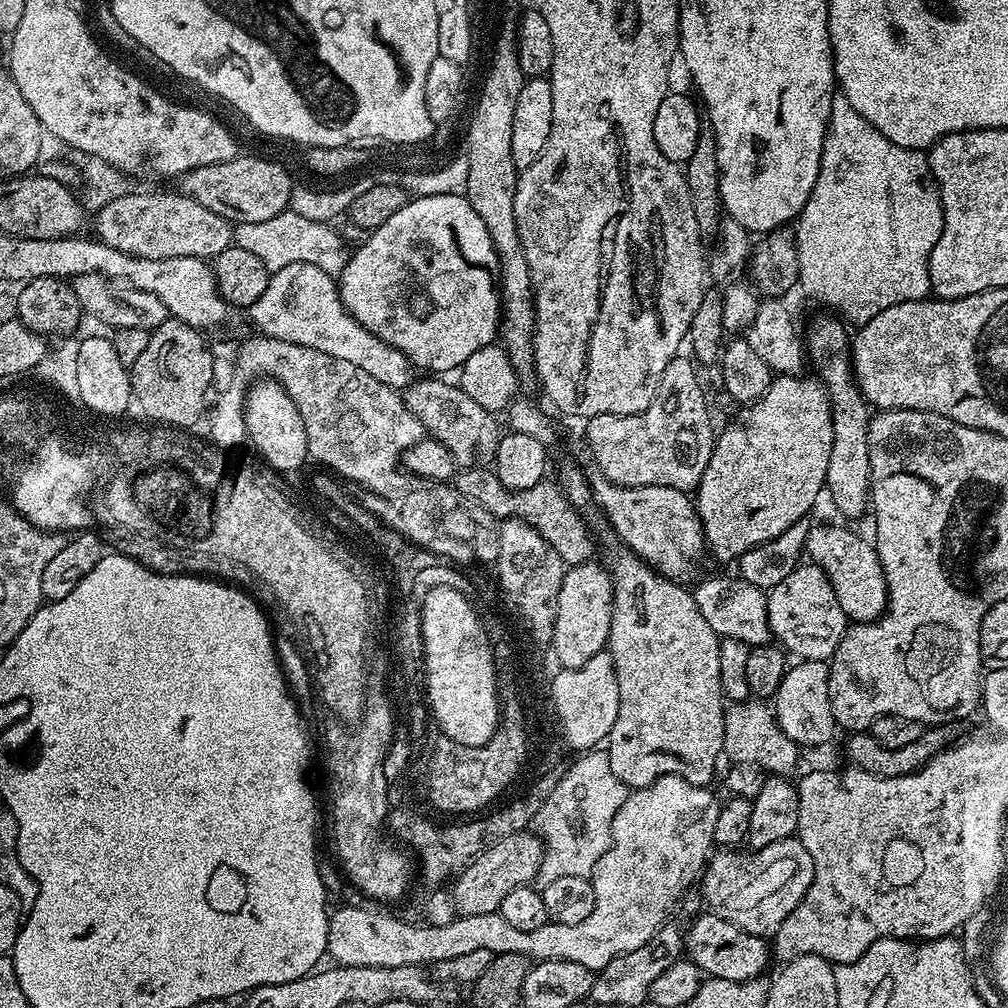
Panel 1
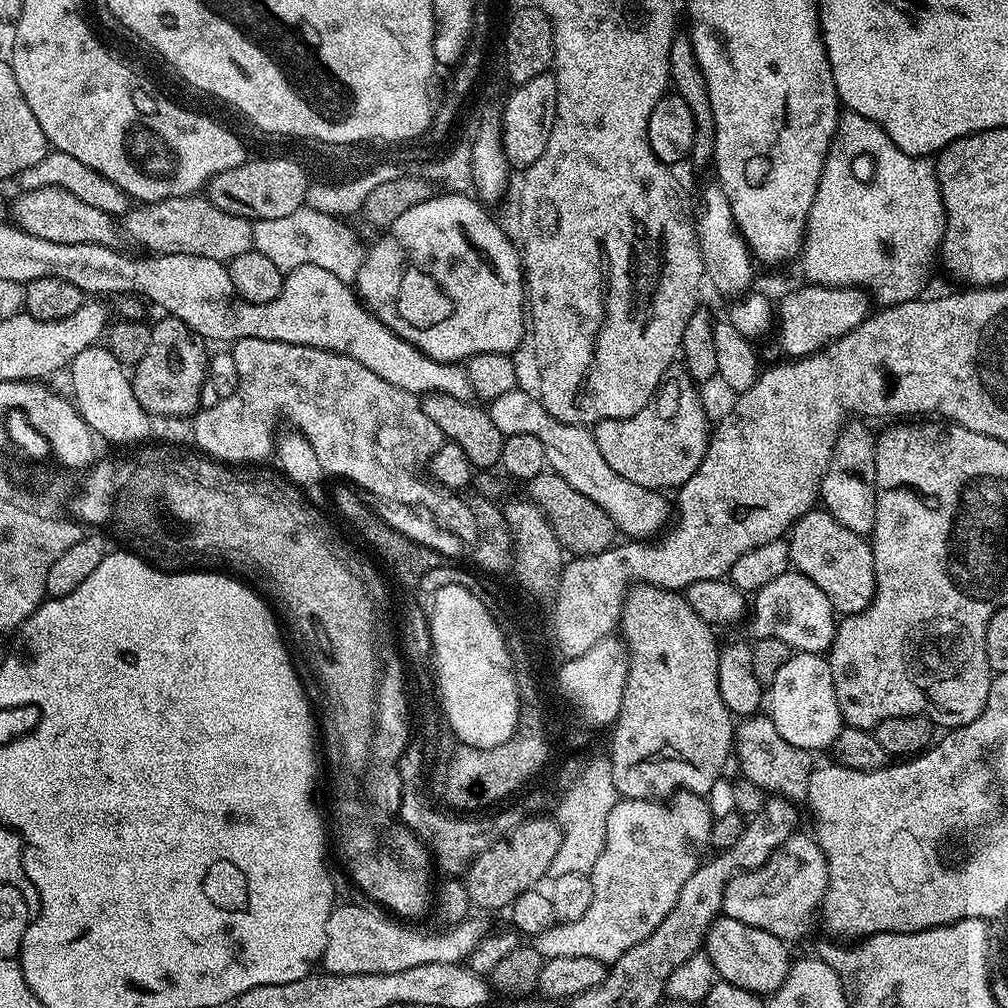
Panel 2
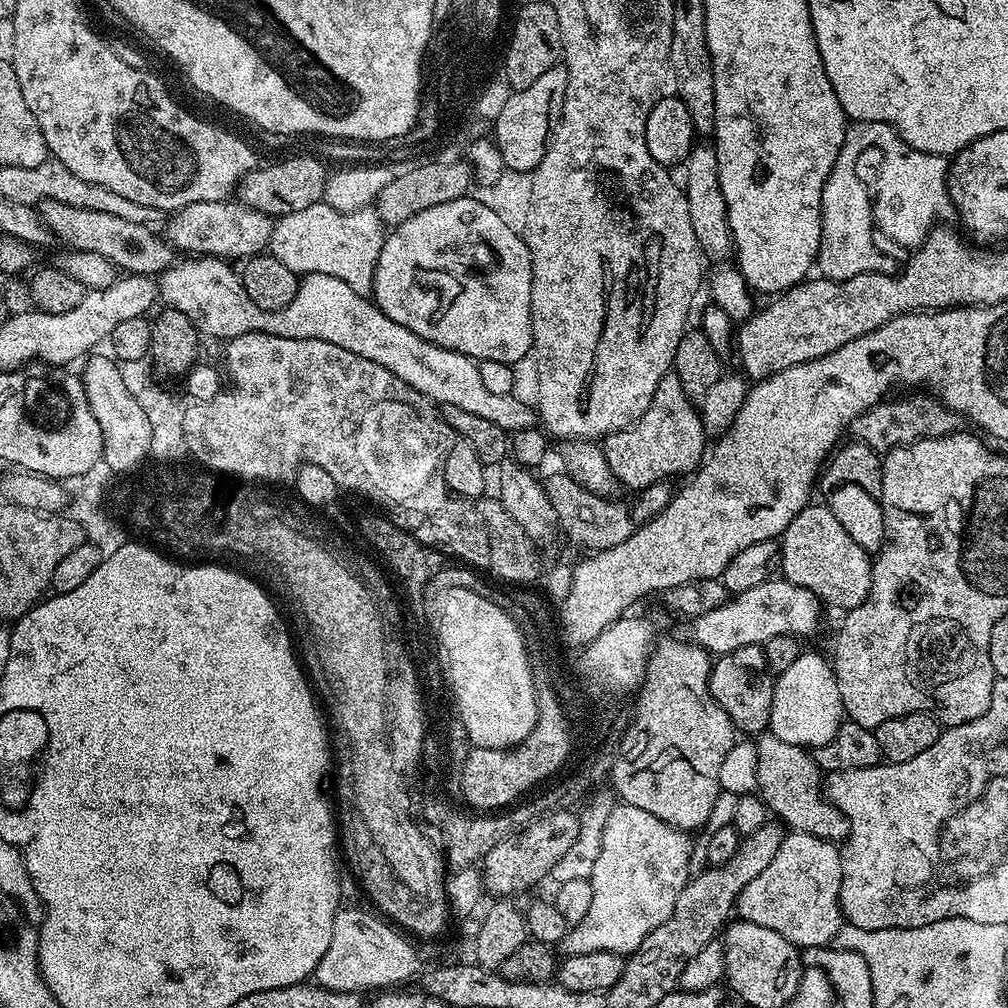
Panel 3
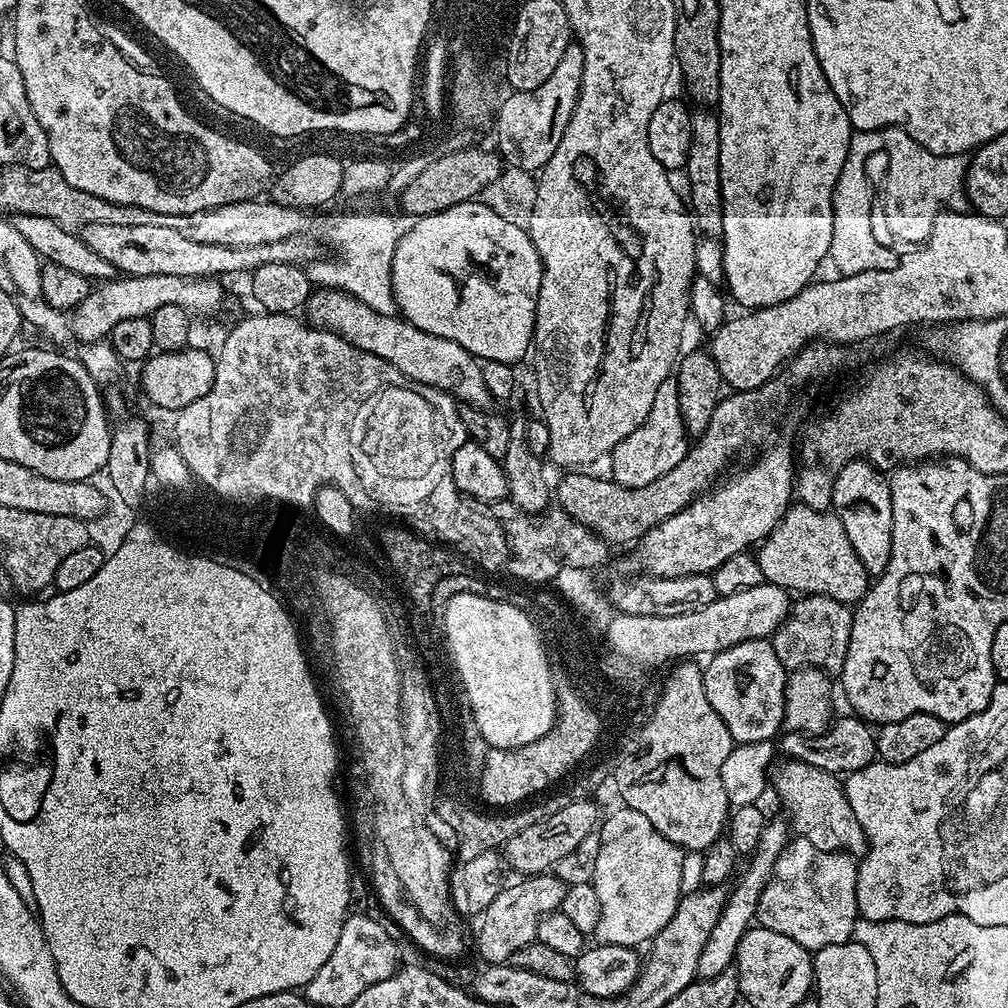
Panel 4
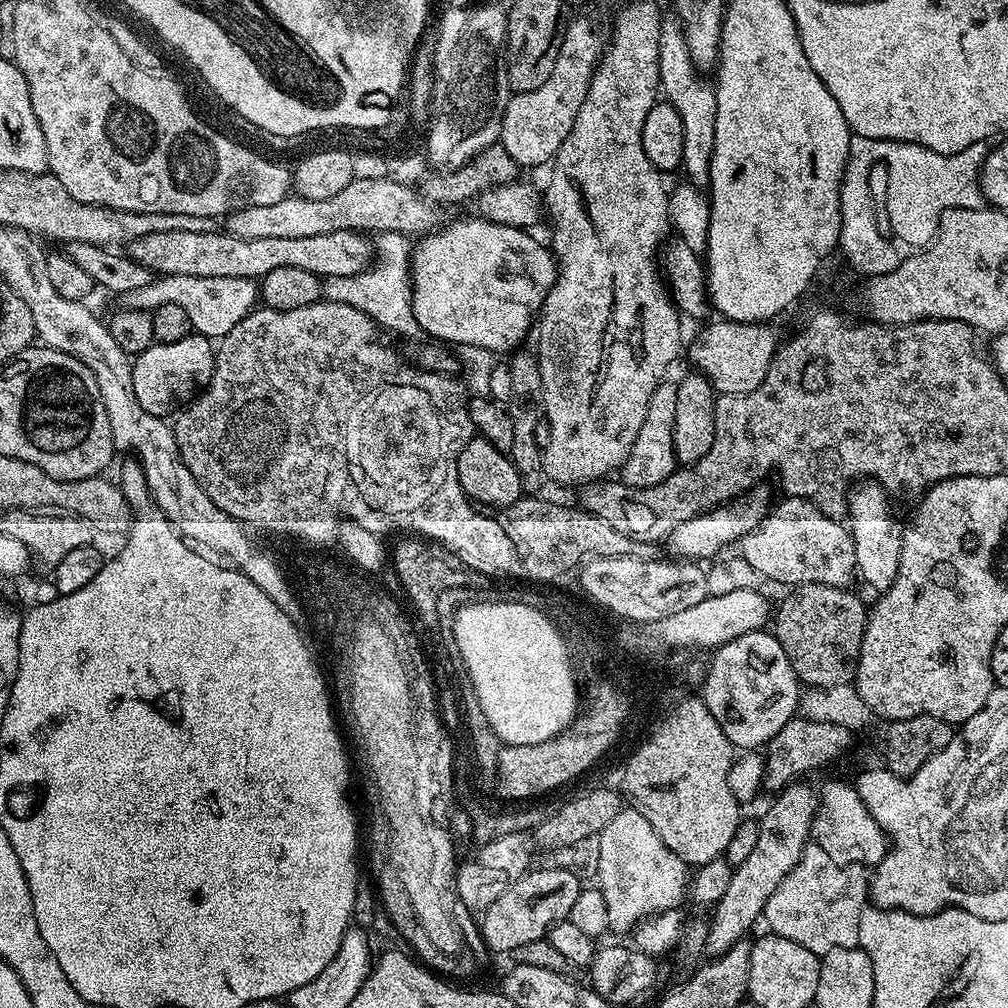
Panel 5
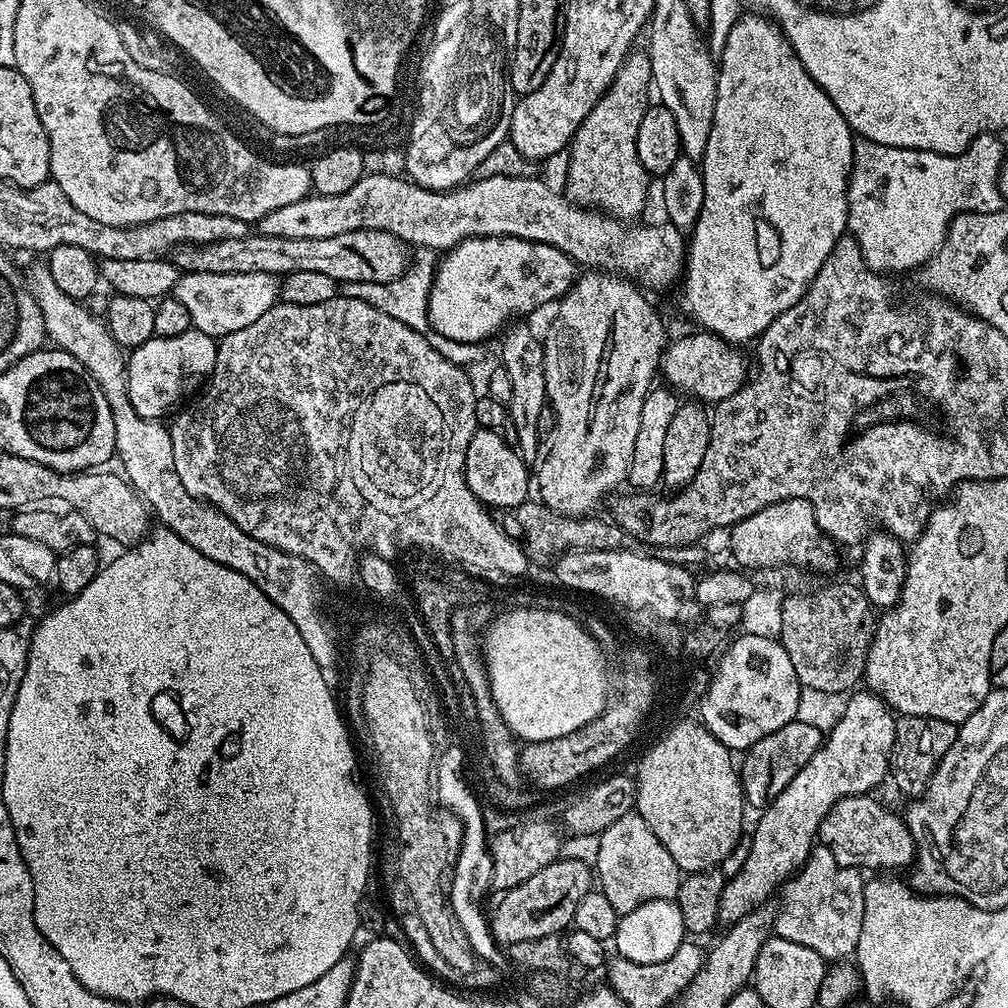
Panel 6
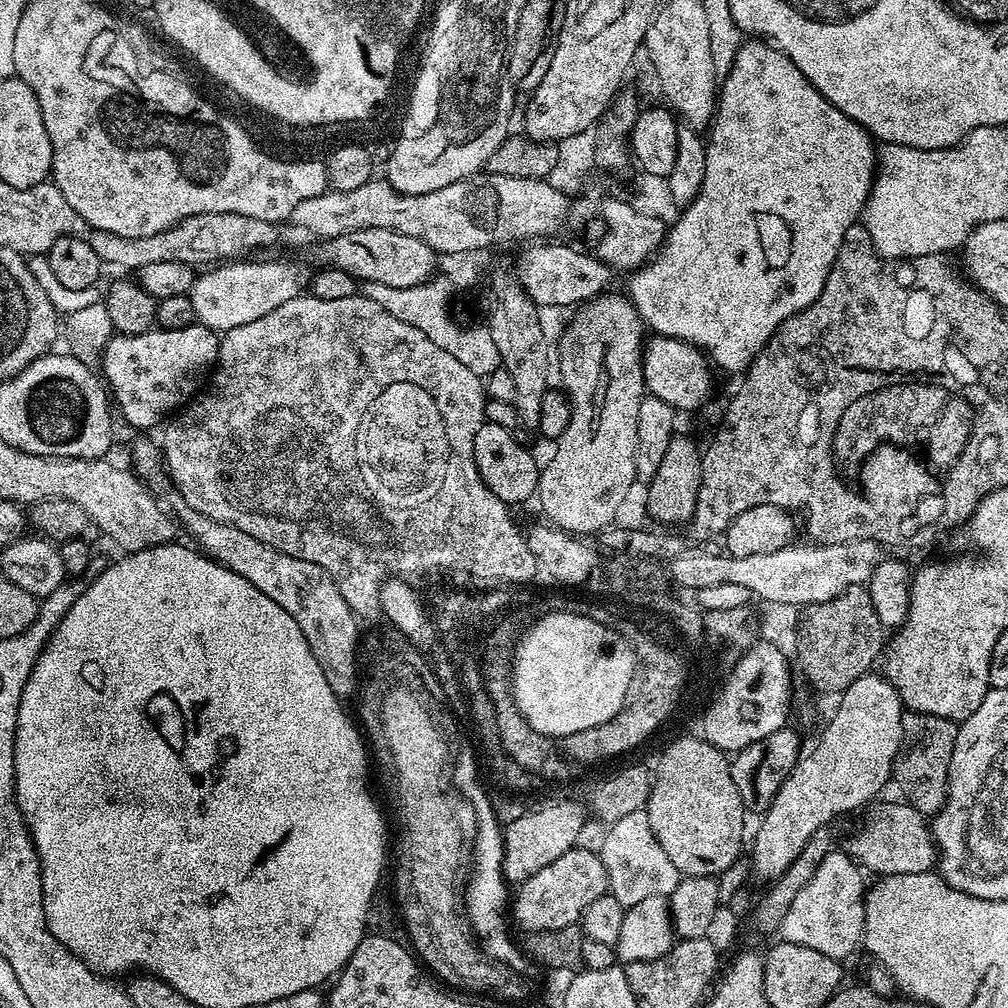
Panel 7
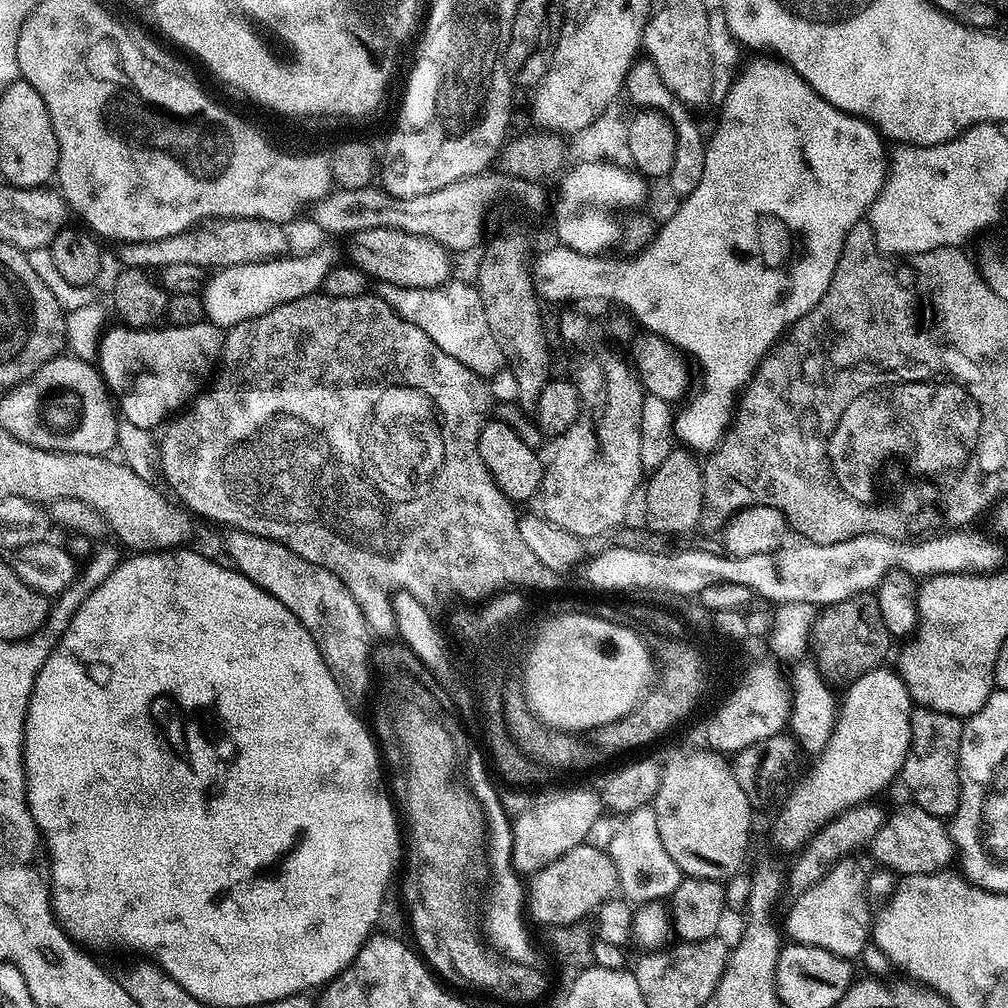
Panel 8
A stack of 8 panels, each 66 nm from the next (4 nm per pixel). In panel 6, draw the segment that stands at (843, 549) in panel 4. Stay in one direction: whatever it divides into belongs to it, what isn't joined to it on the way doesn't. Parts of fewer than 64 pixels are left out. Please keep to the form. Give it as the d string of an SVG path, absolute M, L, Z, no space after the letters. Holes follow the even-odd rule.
M790 498L766 506L752 516L742 518L730 529L732 535L732 556L741 569L776 568L785 566L809 570L817 568L828 572L836 564L837 545L818 526L814 506L802 498Z

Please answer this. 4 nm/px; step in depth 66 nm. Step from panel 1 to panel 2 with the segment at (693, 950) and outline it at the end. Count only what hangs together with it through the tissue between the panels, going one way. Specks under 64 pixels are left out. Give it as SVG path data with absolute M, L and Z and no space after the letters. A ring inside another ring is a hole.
M721 914L705 934L702 952L714 962L714 970L723 983L767 998L786 982L786 974L792 969L794 960L788 957L788 948L789 945L774 934Z

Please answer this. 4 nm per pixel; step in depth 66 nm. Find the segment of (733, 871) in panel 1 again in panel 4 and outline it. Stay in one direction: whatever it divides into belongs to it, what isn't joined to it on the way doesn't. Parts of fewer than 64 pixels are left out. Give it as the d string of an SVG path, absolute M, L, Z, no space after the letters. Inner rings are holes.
M789 839L756 907L759 927L778 930L778 934L794 938L798 946L809 950L851 941L858 919L857 867L849 853L818 850L818 846L805 840Z

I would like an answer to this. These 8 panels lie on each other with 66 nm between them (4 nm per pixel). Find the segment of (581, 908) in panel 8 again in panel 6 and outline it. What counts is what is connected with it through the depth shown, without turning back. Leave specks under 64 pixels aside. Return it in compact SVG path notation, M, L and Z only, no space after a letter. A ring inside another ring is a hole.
M556 860L546 866L546 870L538 870L534 878L526 878L526 882L499 897L496 909L490 912L494 939L499 945L507 946L514 942L527 942L530 938L546 938L563 933L572 924L578 902L582 902L582 898L586 898L593 888L594 872L589 865L577 860Z

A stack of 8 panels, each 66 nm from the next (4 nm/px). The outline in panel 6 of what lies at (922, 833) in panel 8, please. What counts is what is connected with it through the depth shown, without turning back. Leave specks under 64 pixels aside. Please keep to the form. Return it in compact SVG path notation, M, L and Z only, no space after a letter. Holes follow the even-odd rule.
M865 794L863 796L847 796L842 798L832 807L830 814L820 824L818 840L823 847L834 854L834 858L843 868L904 868L916 859L916 843L910 834L908 824L899 811L891 812L884 804L875 800L875 795Z

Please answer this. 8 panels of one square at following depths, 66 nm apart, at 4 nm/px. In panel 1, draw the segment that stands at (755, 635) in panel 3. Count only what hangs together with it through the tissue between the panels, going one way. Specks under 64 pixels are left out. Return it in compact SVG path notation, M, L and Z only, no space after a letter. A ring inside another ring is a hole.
M811 562L801 563L790 574L790 578L770 589L767 598L772 635L785 653L794 654L801 661L831 661L838 642L850 627L850 621L844 615L842 606L838 606L834 586L830 586L823 570Z

